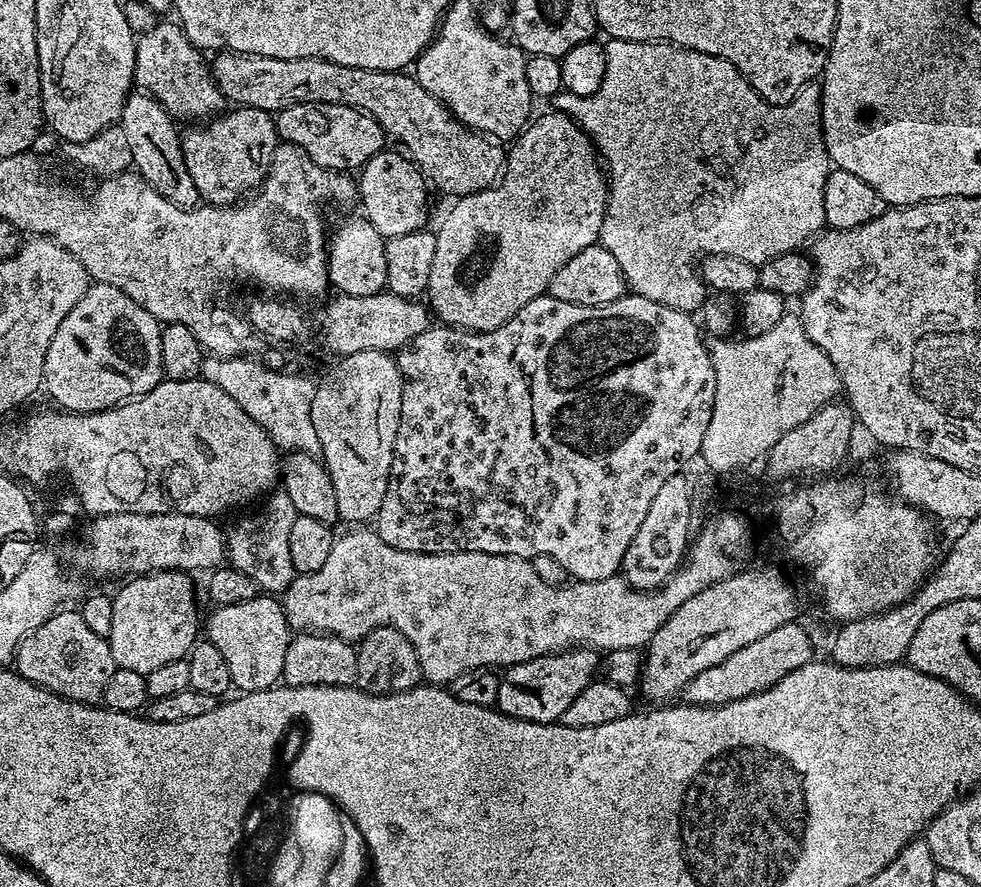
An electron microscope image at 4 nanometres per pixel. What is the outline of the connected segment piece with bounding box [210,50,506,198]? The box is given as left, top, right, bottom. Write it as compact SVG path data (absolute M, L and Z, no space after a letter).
M227 50L215 53L211 57L210 67L214 82L225 101L236 106L257 108L275 114L292 104L345 104L357 108L359 112L365 112L378 122L378 126L382 126L384 133L391 139L393 136L398 143L404 144L403 151L424 173L427 183L433 189L441 188L442 191L449 192L452 198L469 196L493 187L504 170L505 149L495 139L467 128L441 100L434 98L430 90L417 82L415 75L407 71L375 72L365 68L347 68L322 58L266 58Z

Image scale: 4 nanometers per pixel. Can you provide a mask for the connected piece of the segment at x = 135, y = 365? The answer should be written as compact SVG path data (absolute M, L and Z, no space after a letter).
M89 283L86 294L78 298L78 306L74 306L74 310L62 318L62 326L58 326L50 342L50 350L46 350L43 391L48 391L60 403L57 405L63 411L81 414L115 408L125 400L146 395L165 379L161 327L161 321L156 320L150 310L130 298L130 294L118 290L118 286Z

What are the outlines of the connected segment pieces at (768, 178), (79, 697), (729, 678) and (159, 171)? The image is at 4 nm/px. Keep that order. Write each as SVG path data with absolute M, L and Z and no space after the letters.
M609 39L604 44L604 49L606 50L606 78L602 80L600 89L589 96L561 91L560 95L555 97L554 108L557 112L565 112L580 125L582 131L592 138L597 153L606 161L608 209L602 222L599 243L610 250L618 264L622 266L625 283L635 295L649 298L660 305L670 306L671 309L678 309L679 312L695 313L701 309L708 295L707 285L701 279L699 269L696 267L704 257L736 257L759 266L768 260L778 258L778 254L803 249L813 237L825 231L826 198L824 195L830 161L820 117L819 83L813 82L806 85L789 104L768 104L752 89L750 82L740 75L740 71L721 56L702 54L698 50L680 48L676 44L659 42L647 44L633 40Z
M61 610L42 622L38 630L34 630L20 643L20 648L16 651L14 670L22 678L62 698L99 705L104 699L106 682L110 682L117 666L107 639L94 634L94 630L90 630L90 626L82 622L79 611Z
M793 622L778 626L778 630L770 630L758 642L750 642L742 646L726 662L718 662L718 666L710 666L710 670L702 670L688 683L682 696L689 704L725 704L734 702L738 698L746 698L774 686L786 674L798 670L802 665L809 663L812 656L812 640L799 628L799 623Z
M143 90L133 91L129 95L118 121L118 127L126 130L126 142L132 155L132 168L168 200L174 200L181 206L192 206L200 200L200 195L194 186L194 178L190 178L190 170L186 170L180 145L182 132L181 129L176 129L176 124L174 117L150 93Z

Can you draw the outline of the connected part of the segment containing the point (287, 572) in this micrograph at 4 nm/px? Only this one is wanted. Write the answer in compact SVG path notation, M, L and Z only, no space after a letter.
M282 490L273 491L264 502L261 512L252 512L234 521L232 529L227 529L226 560L231 567L254 578L257 589L268 594L282 594L298 575L294 562L290 562L290 526L294 526L294 518L298 514L294 510L294 502L290 502Z

